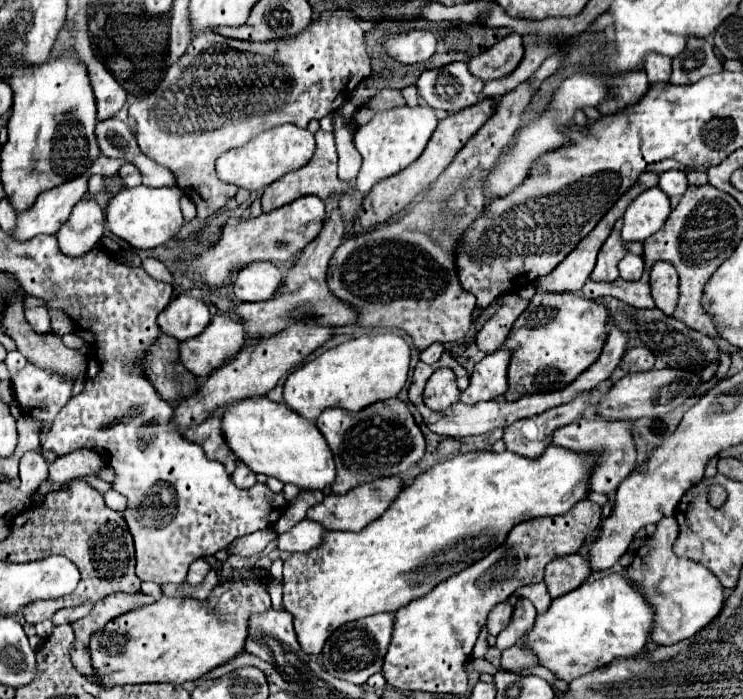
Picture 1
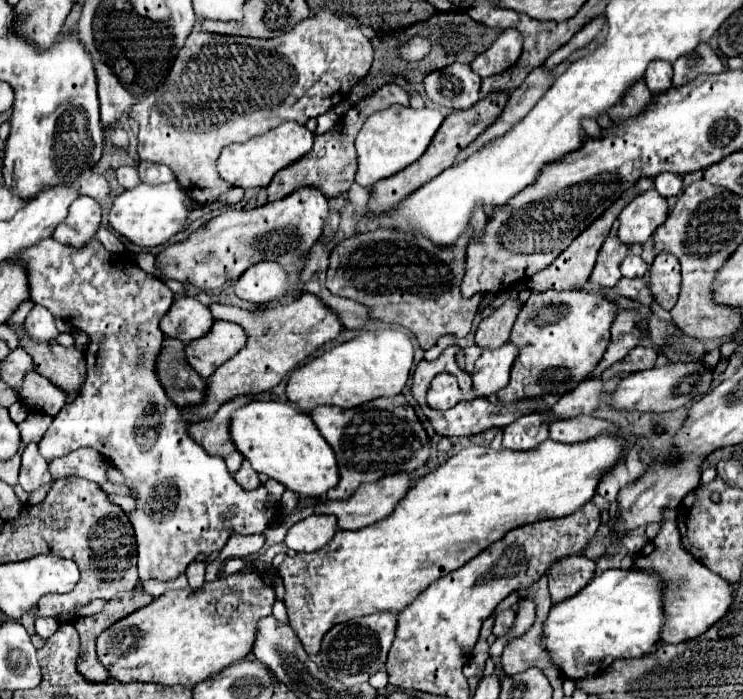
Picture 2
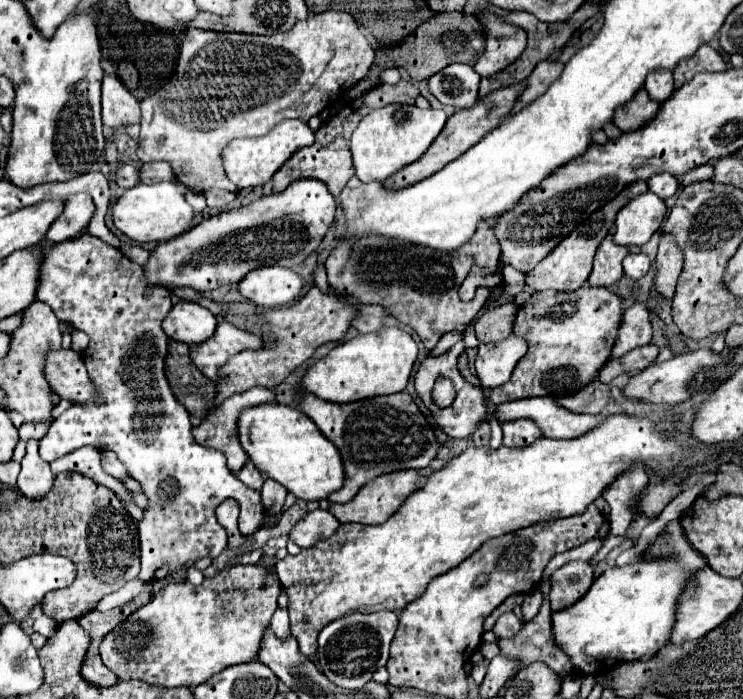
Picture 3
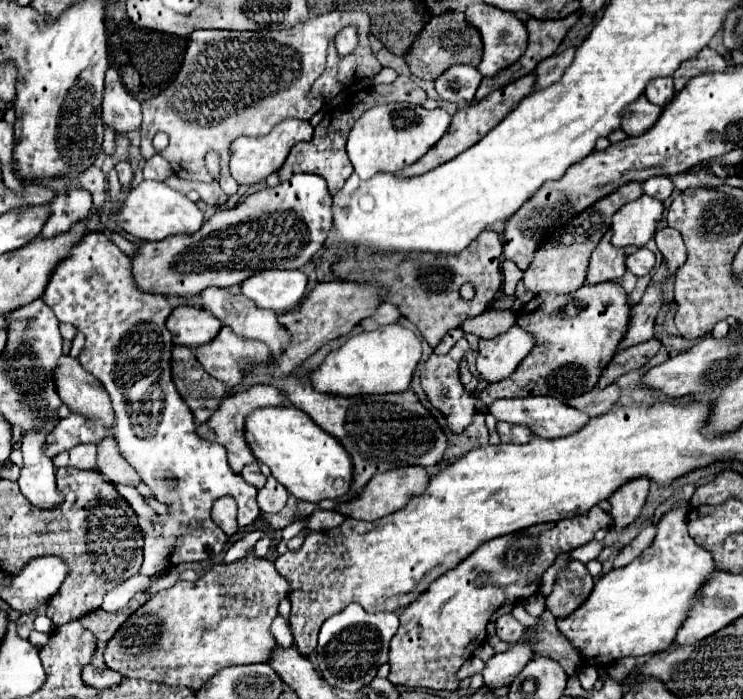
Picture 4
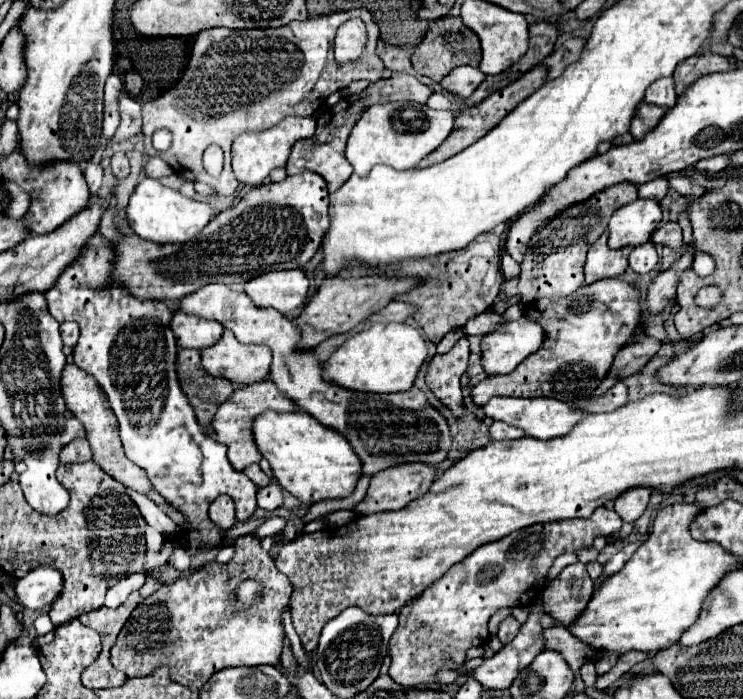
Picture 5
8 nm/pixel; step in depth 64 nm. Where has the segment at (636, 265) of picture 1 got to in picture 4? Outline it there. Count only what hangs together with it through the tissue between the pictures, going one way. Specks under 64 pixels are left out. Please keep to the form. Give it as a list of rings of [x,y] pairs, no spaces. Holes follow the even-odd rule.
[[[640,248],[638,252],[630,254],[626,258],[626,268],[634,274],[634,276],[646,276],[652,268],[654,268],[654,254],[646,248]]]

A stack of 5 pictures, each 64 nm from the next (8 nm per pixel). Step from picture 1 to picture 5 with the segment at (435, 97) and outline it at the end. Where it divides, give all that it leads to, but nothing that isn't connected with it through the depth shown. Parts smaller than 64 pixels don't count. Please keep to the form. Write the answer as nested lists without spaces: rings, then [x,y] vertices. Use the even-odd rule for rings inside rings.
[[[458,66],[450,74],[446,74],[444,80],[440,80],[440,88],[446,92],[456,92],[462,98],[468,98],[484,78],[486,76],[474,66]]]

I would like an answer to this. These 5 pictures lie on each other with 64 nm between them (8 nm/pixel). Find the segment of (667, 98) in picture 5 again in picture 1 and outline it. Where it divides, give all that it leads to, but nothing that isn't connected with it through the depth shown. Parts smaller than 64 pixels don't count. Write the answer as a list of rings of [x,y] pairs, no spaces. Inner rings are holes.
[[[646,54],[644,58],[644,70],[648,74],[648,82],[668,82],[668,76],[672,72],[670,58],[662,54]]]

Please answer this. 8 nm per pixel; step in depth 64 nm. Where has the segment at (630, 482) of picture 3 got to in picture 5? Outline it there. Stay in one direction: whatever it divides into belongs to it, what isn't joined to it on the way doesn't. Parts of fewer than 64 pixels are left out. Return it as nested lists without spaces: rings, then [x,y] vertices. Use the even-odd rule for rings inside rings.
[[[646,486],[630,488],[628,492],[622,492],[616,498],[614,512],[624,522],[634,522],[634,520],[638,520],[644,514],[644,510],[648,506],[648,498],[650,498],[650,488],[646,488]]]

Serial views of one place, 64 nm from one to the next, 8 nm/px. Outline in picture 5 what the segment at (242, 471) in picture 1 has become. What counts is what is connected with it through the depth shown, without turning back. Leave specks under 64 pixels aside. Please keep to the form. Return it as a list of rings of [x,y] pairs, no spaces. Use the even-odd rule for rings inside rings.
[[[252,464],[252,466],[248,466],[246,470],[244,470],[244,474],[258,486],[258,488],[264,488],[268,482],[270,482],[270,478],[260,470],[260,466],[258,464]]]

